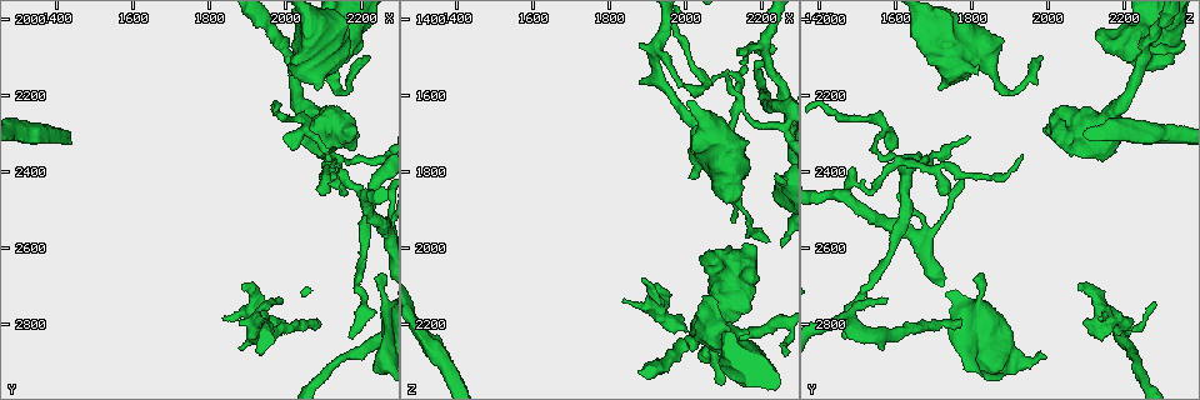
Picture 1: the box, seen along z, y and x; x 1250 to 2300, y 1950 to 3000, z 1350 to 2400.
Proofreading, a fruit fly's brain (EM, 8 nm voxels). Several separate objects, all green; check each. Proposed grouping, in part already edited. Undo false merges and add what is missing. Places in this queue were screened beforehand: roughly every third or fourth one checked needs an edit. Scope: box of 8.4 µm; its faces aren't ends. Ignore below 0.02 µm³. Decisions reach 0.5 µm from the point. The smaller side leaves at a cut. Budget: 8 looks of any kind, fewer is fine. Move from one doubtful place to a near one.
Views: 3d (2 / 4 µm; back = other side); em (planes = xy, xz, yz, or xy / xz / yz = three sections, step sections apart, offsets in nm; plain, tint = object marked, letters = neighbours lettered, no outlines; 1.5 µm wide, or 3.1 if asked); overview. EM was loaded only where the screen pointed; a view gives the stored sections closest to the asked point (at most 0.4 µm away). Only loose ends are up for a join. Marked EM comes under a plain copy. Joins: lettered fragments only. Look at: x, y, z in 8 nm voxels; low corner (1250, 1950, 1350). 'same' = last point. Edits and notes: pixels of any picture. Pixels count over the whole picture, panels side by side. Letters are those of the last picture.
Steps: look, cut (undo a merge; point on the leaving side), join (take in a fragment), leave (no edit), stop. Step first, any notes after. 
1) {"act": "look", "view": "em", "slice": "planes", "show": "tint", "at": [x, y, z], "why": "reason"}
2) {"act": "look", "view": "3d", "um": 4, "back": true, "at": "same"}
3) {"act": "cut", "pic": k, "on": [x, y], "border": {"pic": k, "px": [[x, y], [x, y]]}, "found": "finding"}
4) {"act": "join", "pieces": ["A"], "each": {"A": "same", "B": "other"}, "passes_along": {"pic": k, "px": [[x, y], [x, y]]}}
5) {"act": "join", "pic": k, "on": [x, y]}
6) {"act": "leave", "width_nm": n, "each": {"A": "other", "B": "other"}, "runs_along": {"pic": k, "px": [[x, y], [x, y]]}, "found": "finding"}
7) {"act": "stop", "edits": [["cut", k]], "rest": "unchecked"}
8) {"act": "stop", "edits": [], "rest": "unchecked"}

{"act": "look", "view": "em", "slice": "planes", "show": "letters", "at": [2175, 2835, 1470], "why": "free end"}

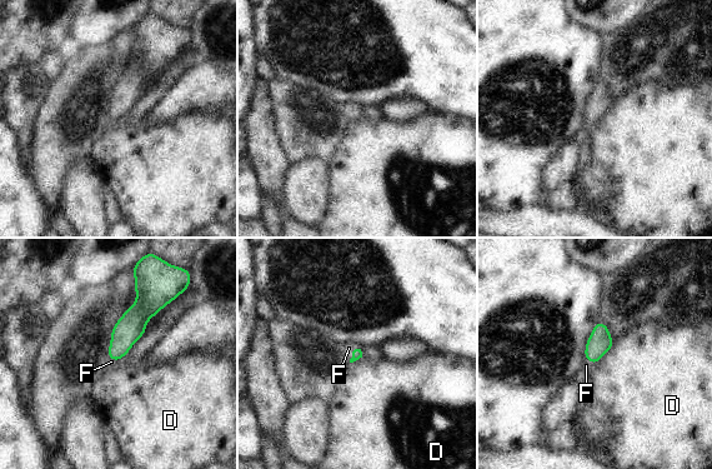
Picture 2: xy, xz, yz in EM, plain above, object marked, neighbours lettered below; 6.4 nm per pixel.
{"act": "join", "pieces": ["F"], "longest_contact_nm": ["D", 180], "each": {"D": "other", "F": "same"}, "found": "it goes on there"}

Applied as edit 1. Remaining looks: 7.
{"act": "look", "view": "overview", "why": "see it whole again"}

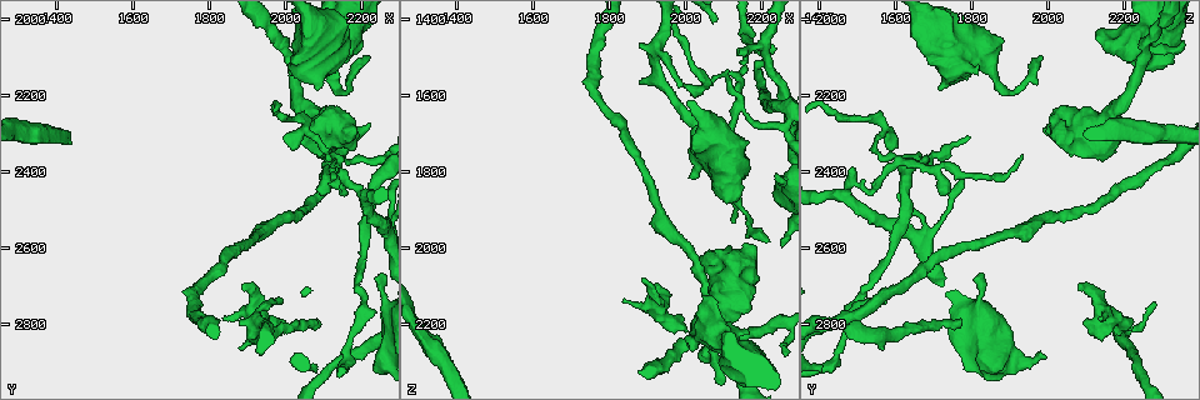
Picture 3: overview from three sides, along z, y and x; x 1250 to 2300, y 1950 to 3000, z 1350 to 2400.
{"act": "look", "view": "em", "slice": "planes", "show": "letters", "at": [2010, 2145, 1810], "why": "branch stops here"}

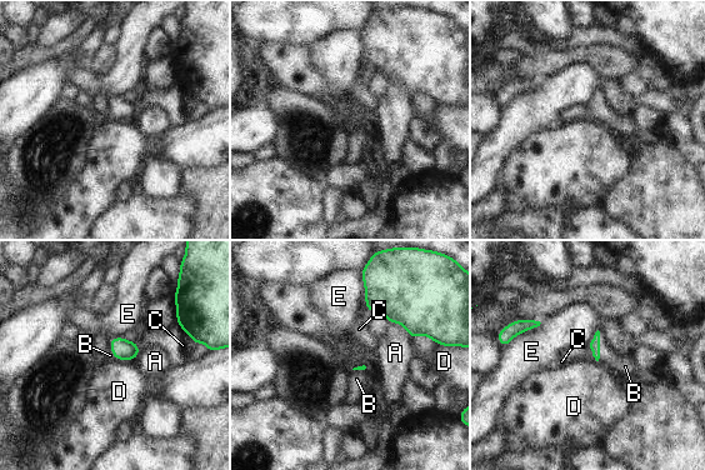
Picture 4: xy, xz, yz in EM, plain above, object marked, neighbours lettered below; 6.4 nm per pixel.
{"act": "join", "pieces": ["B"], "each": {"A": "other", "B": "same", "C": "other", "D": "other", "E": "other"}, "found": "it goes on there"}

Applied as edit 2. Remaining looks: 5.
{"act": "look", "view": "em", "slice": "yz", "step": 4, "show": "letters", "at": [2120, 2355, 1935], "why": "thin end"}

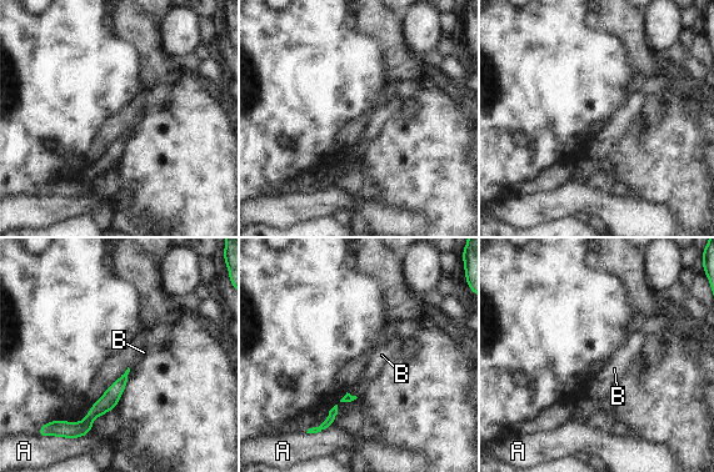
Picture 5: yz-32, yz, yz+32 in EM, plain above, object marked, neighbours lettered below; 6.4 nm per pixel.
{"act": "look", "view": "em", "slice": "planes", "show": "letters", "at": "same"}

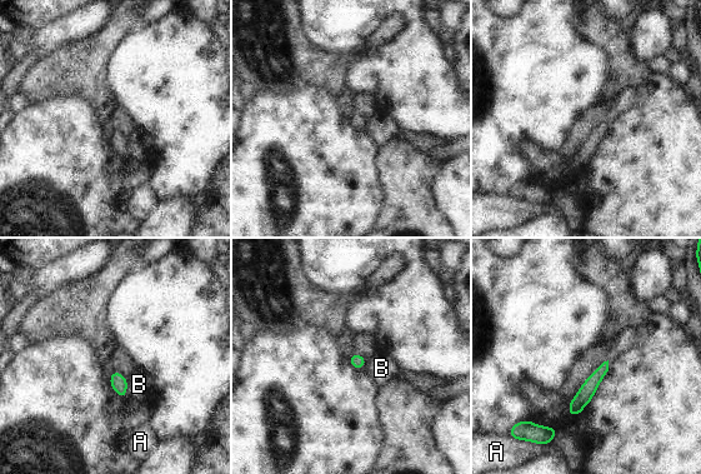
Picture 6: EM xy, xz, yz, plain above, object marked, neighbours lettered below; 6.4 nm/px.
{"act": "leave", "longest_contact_nm": ["B", 110], "each": {"A": "other", "B": "other"}, "found": "none of them fits"}

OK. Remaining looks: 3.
{"act": "stop", "edits": [["join", 2], ["join", 4]], "rest": "unchecked"}

